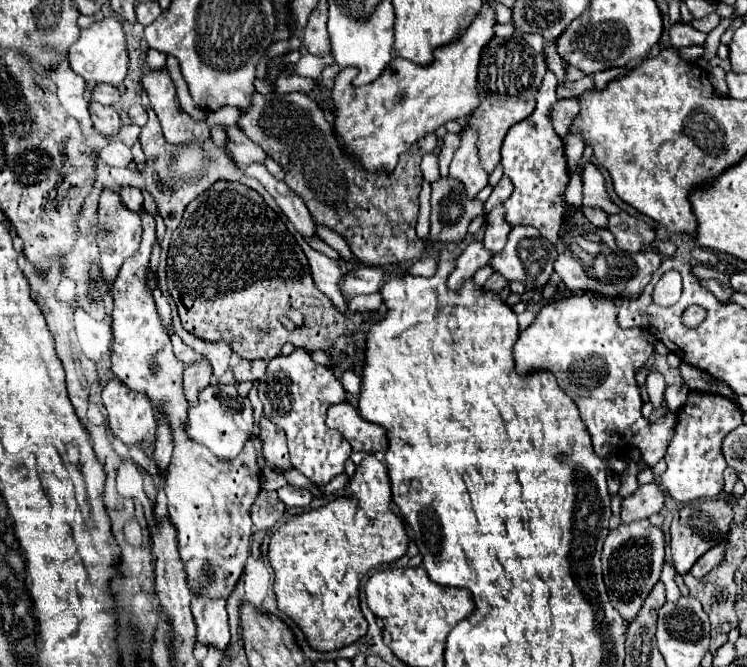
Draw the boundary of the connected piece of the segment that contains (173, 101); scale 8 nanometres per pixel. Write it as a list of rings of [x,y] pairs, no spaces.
[[[168,68],[146,72],[142,76],[142,86],[150,98],[152,110],[156,112],[168,142],[204,142],[210,136],[210,130],[202,120],[194,120],[180,108],[180,102],[176,98],[176,86],[170,78]]]

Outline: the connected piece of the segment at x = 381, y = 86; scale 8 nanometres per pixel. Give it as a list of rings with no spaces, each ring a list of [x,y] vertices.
[[[484,2],[458,40],[434,50],[434,60],[428,66],[418,66],[396,56],[378,80],[360,88],[352,86],[352,80],[358,76],[358,68],[344,68],[336,76],[332,100],[336,104],[334,132],[338,132],[338,140],[346,144],[346,152],[354,152],[354,156],[358,156],[358,160],[362,160],[370,170],[384,168],[390,172],[396,166],[398,156],[422,136],[441,126],[435,134],[438,139],[443,139],[447,130],[442,124],[470,116],[480,104],[480,94],[476,90],[480,54],[494,38],[496,24],[494,8]]]

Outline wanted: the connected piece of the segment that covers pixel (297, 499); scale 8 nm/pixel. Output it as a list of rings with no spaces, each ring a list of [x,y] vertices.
[[[284,486],[278,488],[278,498],[288,506],[288,508],[306,508],[312,502],[312,494],[306,488],[294,488],[294,486]]]

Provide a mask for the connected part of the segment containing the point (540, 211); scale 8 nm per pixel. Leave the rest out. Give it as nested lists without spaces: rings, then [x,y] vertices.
[[[546,72],[542,86],[538,90],[536,110],[526,120],[514,124],[514,128],[510,128],[502,144],[504,176],[508,176],[514,184],[514,194],[504,202],[506,220],[510,220],[512,226],[528,224],[538,228],[538,232],[546,236],[546,240],[550,240],[552,244],[556,244],[558,232],[564,220],[562,192],[570,180],[562,138],[558,138],[558,134],[550,124],[550,108],[558,100],[556,86],[558,86],[558,80],[554,80],[554,76]]]

